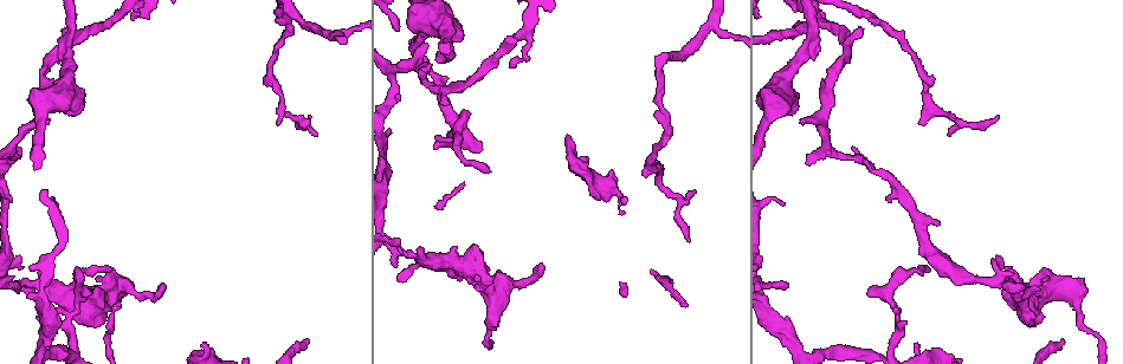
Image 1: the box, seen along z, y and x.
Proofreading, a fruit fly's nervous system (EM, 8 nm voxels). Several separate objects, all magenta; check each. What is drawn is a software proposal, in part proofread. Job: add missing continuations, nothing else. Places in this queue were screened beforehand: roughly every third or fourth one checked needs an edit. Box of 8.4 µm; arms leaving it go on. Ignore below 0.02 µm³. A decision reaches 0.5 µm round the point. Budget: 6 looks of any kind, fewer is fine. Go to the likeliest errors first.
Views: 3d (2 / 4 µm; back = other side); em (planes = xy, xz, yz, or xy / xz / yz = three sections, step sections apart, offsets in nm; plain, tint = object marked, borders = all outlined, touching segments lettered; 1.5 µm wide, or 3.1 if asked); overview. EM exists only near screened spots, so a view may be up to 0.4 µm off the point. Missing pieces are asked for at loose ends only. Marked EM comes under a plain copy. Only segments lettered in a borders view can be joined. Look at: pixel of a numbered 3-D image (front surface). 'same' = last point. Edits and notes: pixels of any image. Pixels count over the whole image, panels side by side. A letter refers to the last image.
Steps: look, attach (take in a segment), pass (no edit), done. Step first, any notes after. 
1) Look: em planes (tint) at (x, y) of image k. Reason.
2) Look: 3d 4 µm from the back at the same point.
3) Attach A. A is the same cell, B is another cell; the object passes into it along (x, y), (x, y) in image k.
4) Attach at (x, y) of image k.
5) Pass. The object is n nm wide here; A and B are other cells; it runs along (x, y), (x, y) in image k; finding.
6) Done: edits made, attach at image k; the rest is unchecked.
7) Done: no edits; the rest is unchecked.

Look: 3d 4 µm at (929, 269) of image 1. Tapers out.

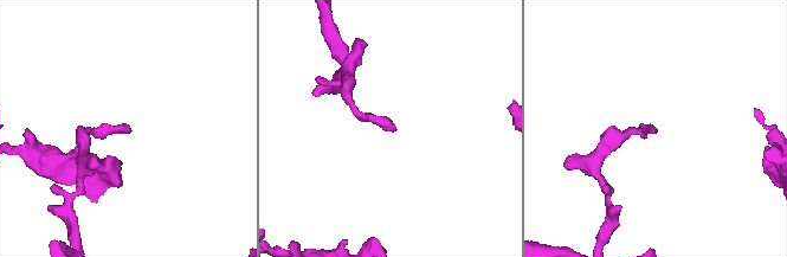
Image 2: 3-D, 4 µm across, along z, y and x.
Look: em yz step 8 (tint) at (392, 131) of image 2.

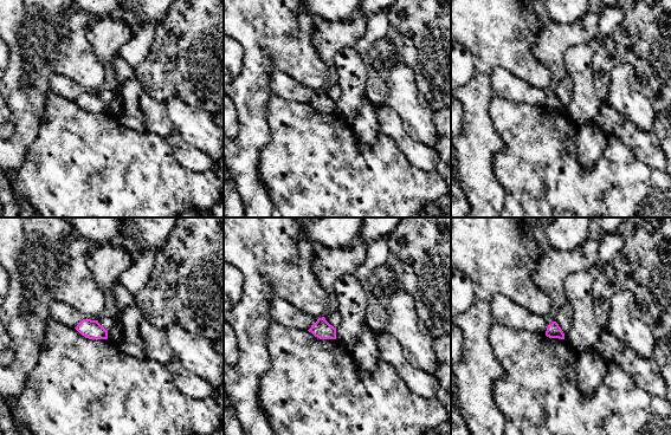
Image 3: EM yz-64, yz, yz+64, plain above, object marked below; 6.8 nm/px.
Look: em planes (borders) at the same point.

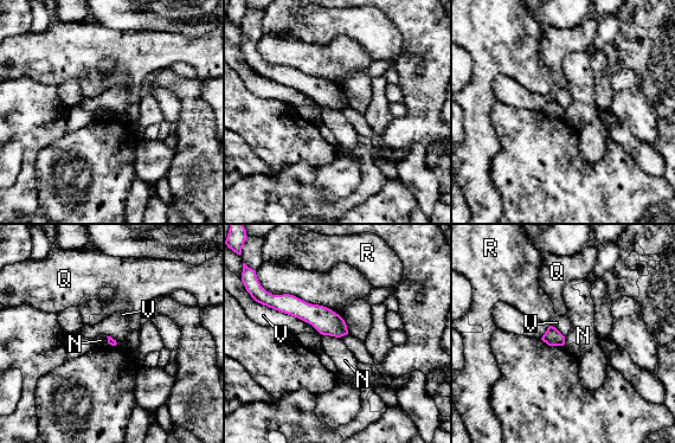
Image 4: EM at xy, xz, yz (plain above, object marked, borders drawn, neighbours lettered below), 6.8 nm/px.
Pass. N, Q, R and V are other cells; a border runs along (262, 305), (310, 323), (322, 335) in image 4; no lettered segment goes on from it.

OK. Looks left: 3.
Look: em planes (borders) at (825, 15) of image 1. An open end.

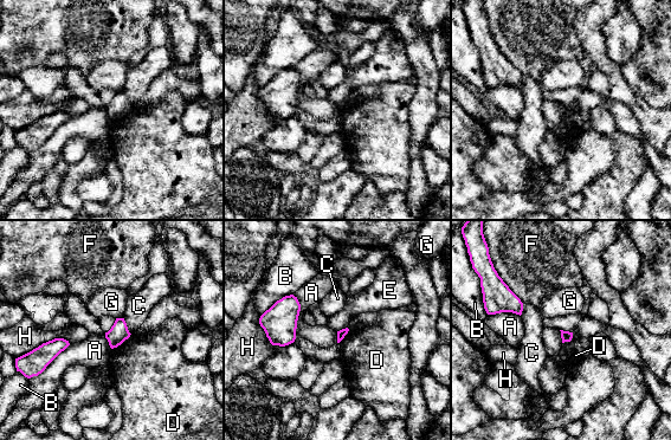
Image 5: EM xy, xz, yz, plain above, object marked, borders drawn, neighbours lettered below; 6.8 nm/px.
Pass. A, B, C, D, E, F, G and H are other cells; no lettered segment goes on from it.

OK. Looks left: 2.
Look: em planes (borders) at (1039, 290) of image 1. Free end.

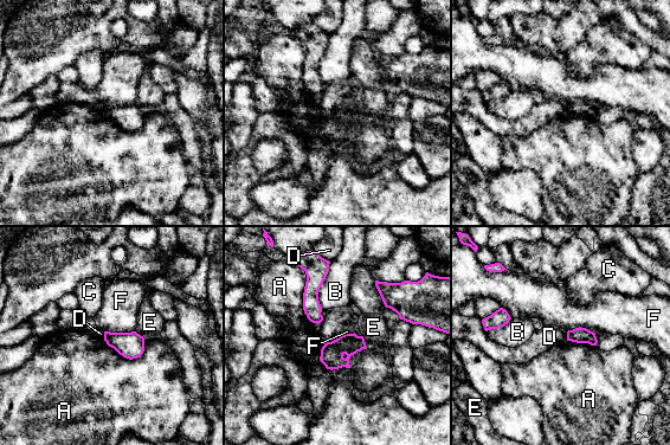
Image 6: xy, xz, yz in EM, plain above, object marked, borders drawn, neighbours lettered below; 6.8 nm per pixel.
Pass. The longest contact is with A, 300 nm; A, B, C, D, E and F are other cells; a border runs along (103, 340), (129, 359), (145, 350) in image 6; none of them fits.

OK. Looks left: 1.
Done: no edits; the rest is unchecked.

